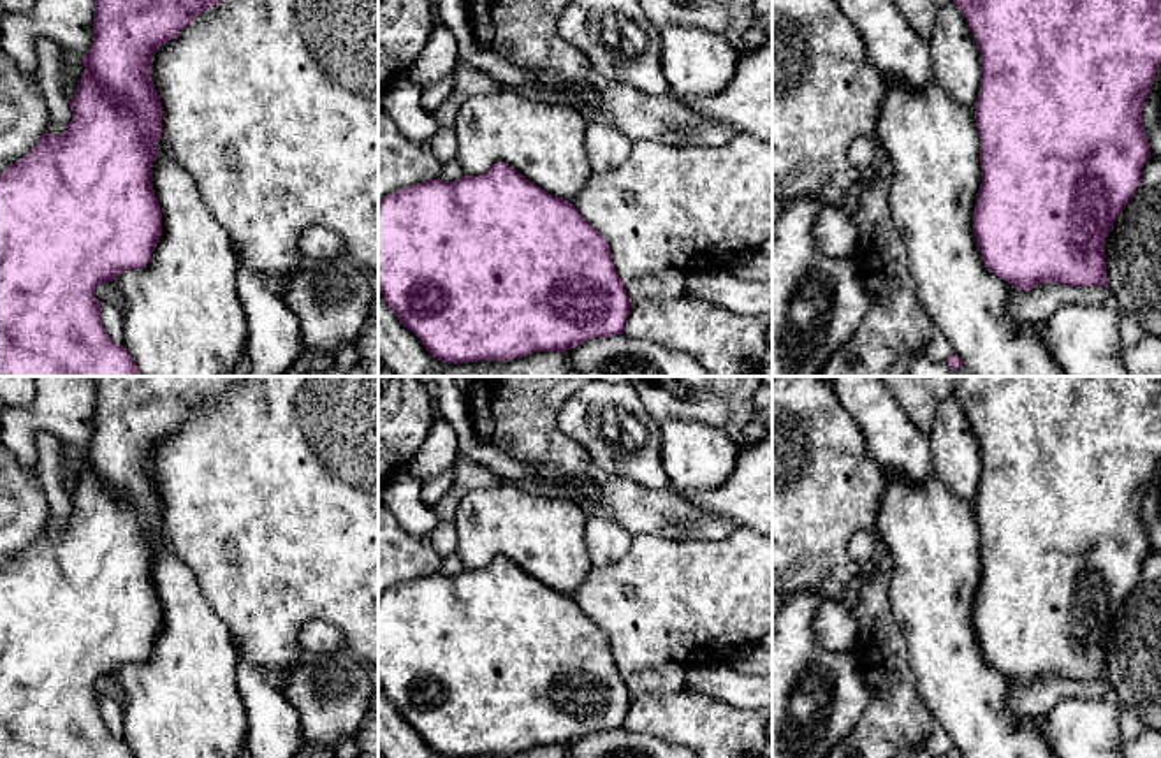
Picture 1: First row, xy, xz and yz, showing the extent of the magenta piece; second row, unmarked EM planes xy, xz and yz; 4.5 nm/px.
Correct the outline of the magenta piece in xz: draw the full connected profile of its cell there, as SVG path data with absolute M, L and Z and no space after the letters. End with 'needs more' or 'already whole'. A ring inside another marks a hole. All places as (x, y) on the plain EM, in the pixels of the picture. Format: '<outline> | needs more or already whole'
M496 556L484 570L463 570L449 577L429 573L401 582L378 596L378 682L391 705L412 725L426 744L442 756L514 754L535 746L566 746L595 732L623 728L630 709L630 691L619 672L607 633L593 623L579 603L526 573L505 556Z | already whole

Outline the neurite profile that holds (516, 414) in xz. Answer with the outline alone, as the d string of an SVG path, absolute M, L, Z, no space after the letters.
M471 376L468 417L482 445L542 468L531 487L580 477L600 489L591 512L603 514L632 536L718 542L737 526L690 503L674 487L647 489L602 470L558 424L563 403L593 376Z

